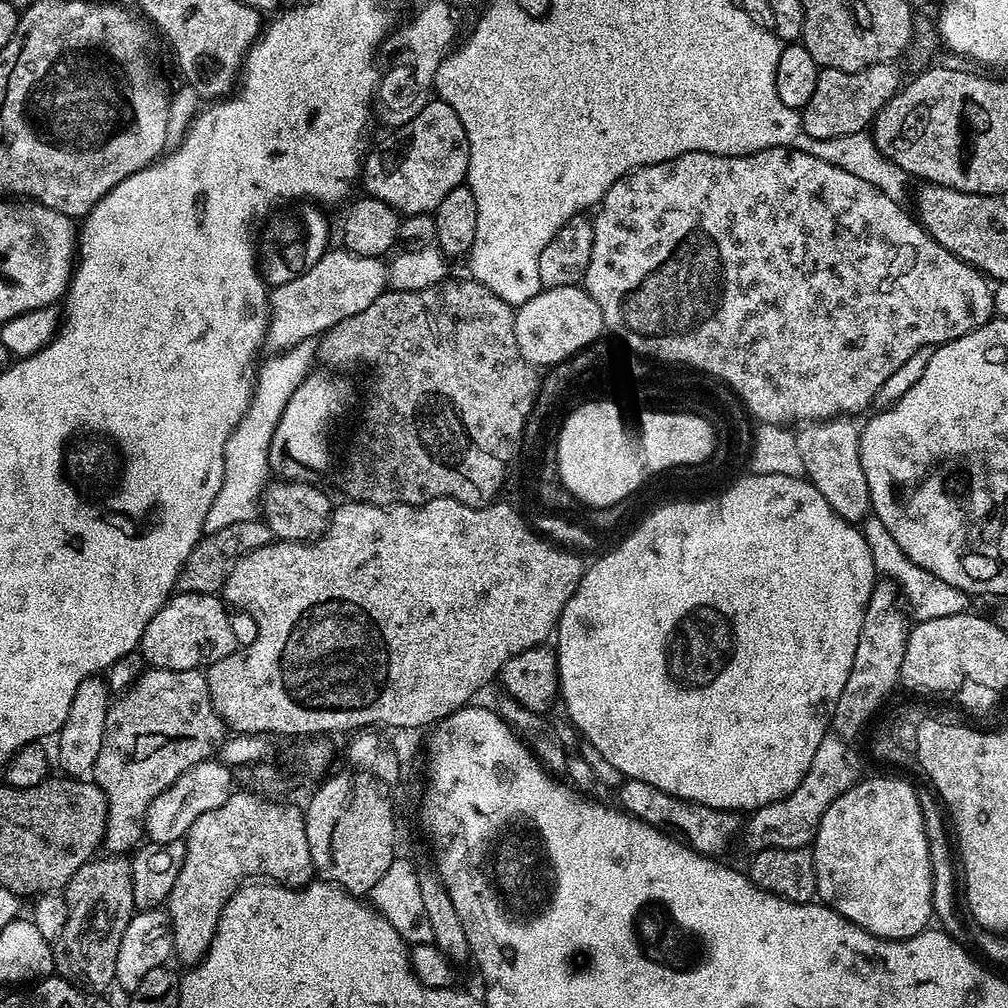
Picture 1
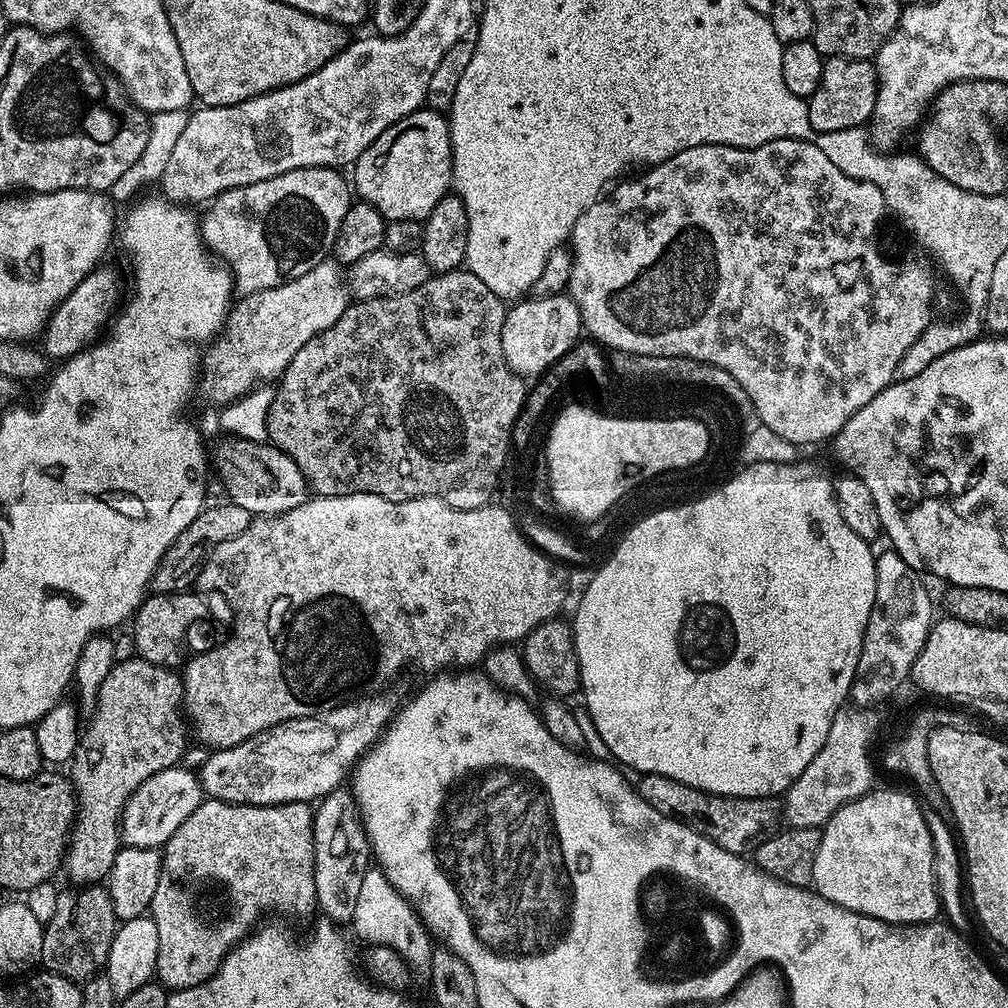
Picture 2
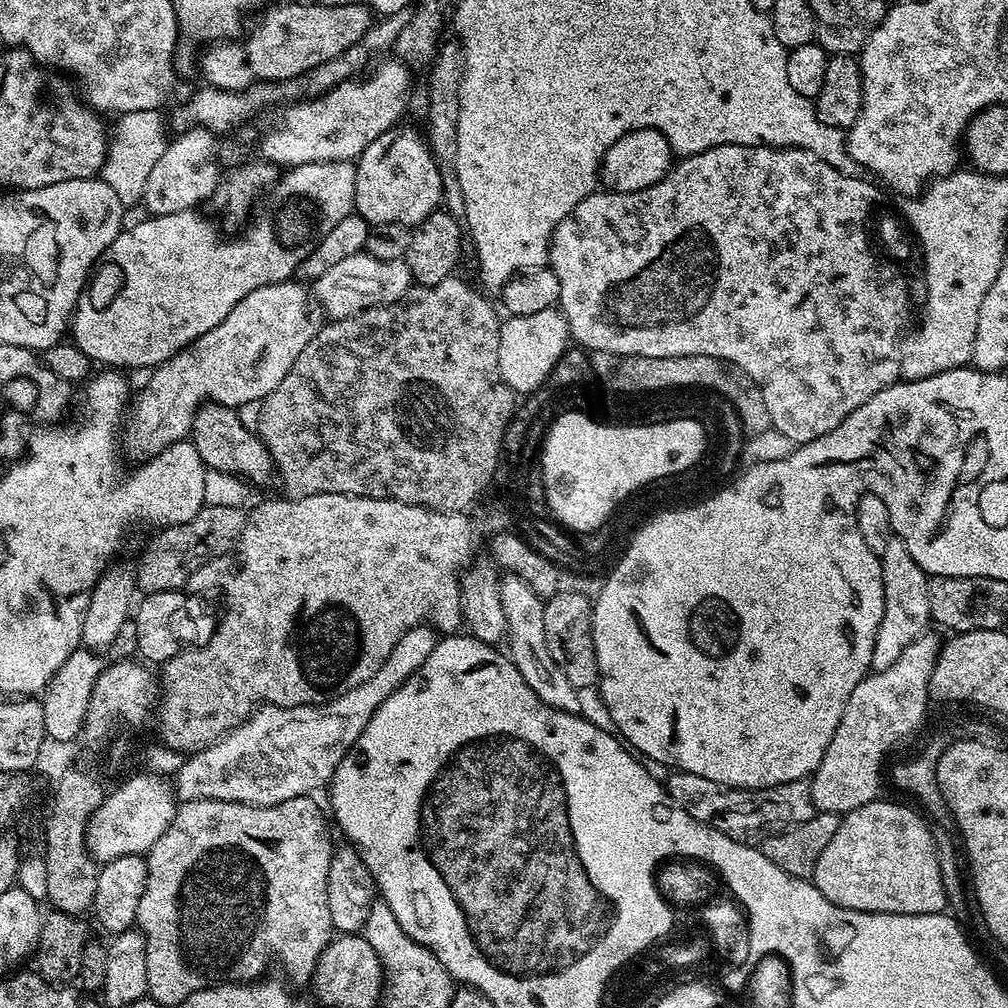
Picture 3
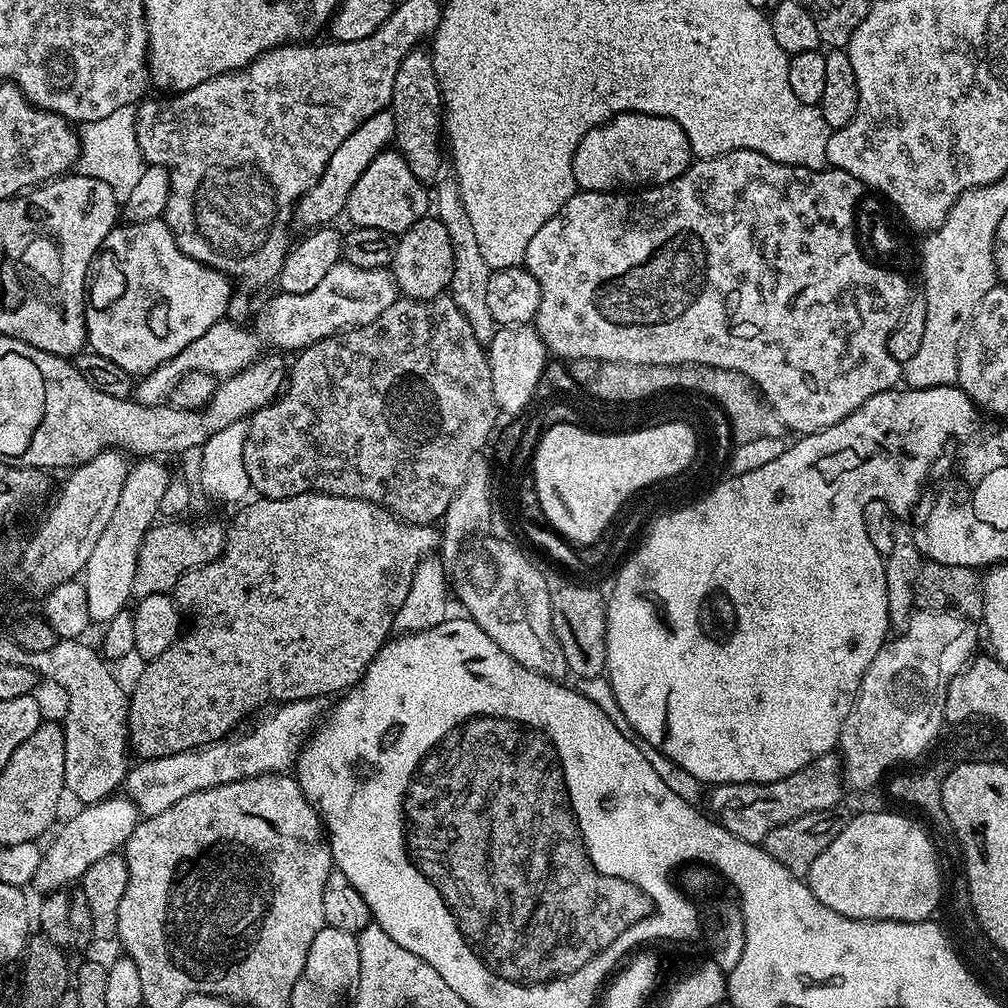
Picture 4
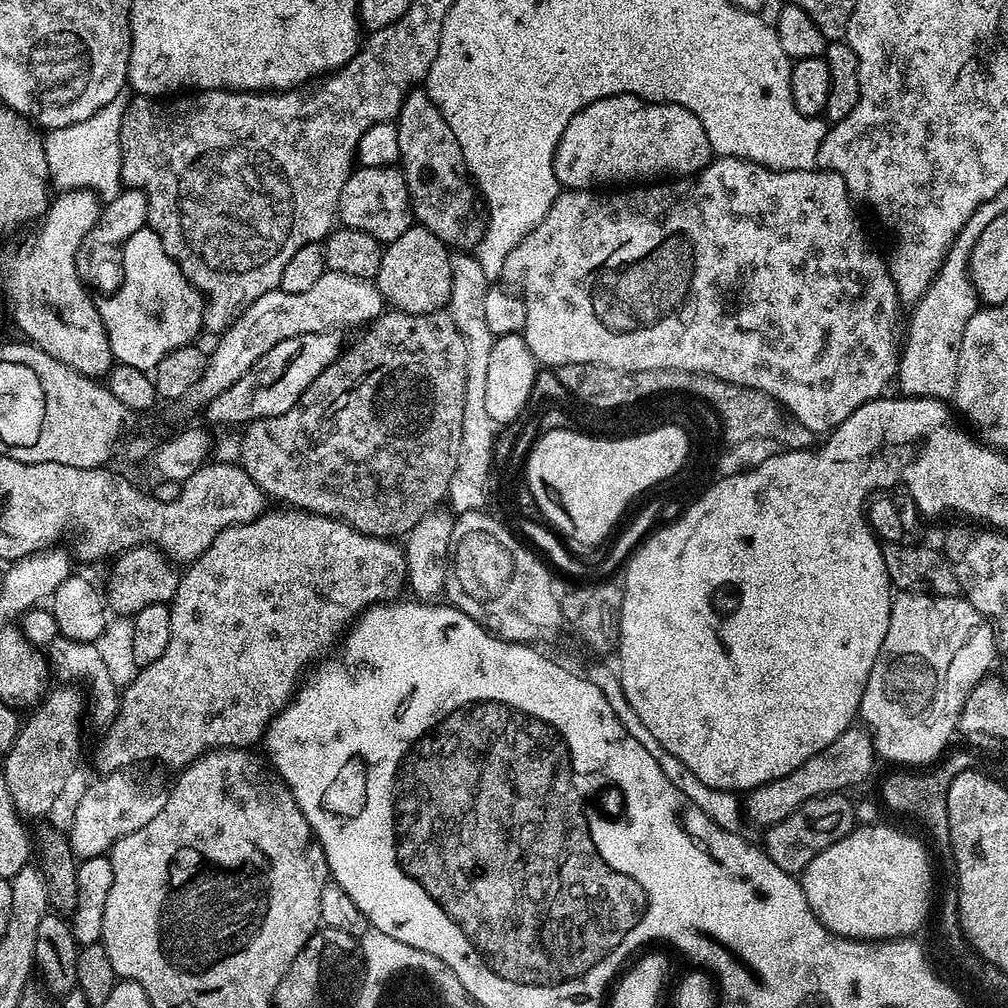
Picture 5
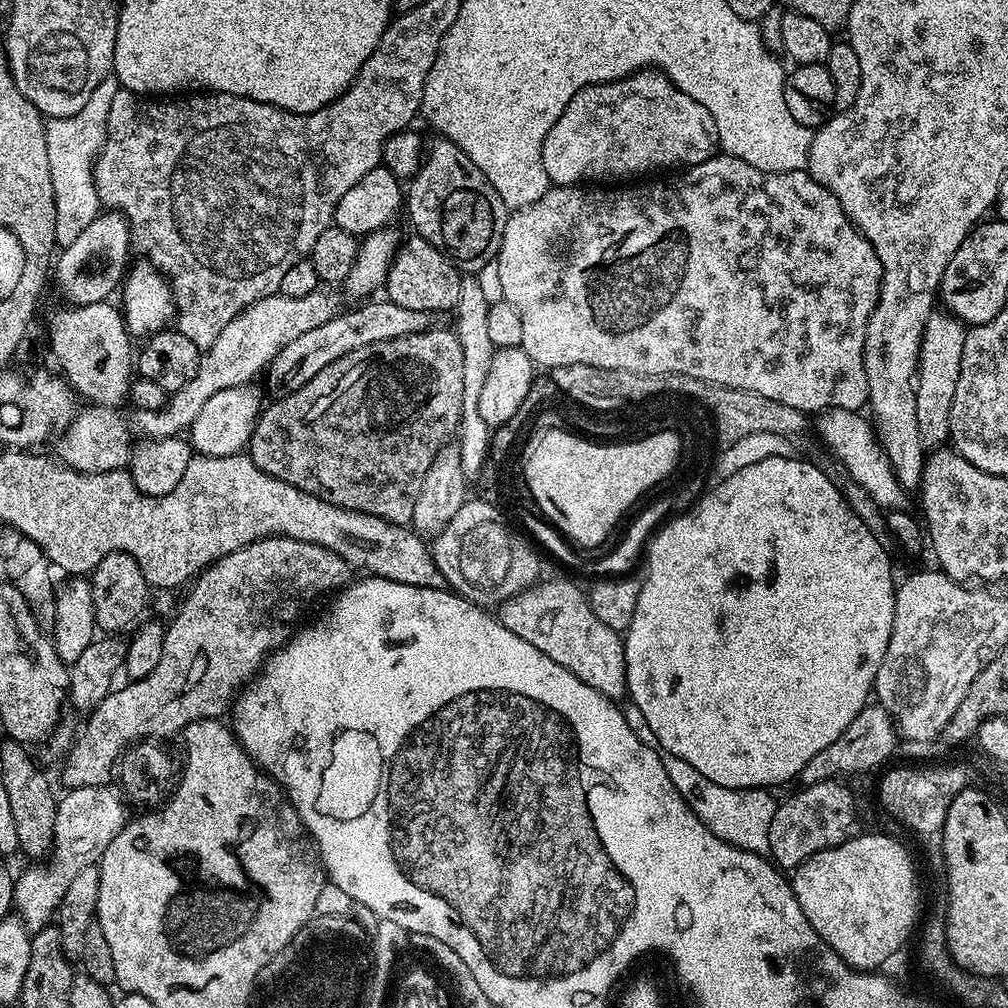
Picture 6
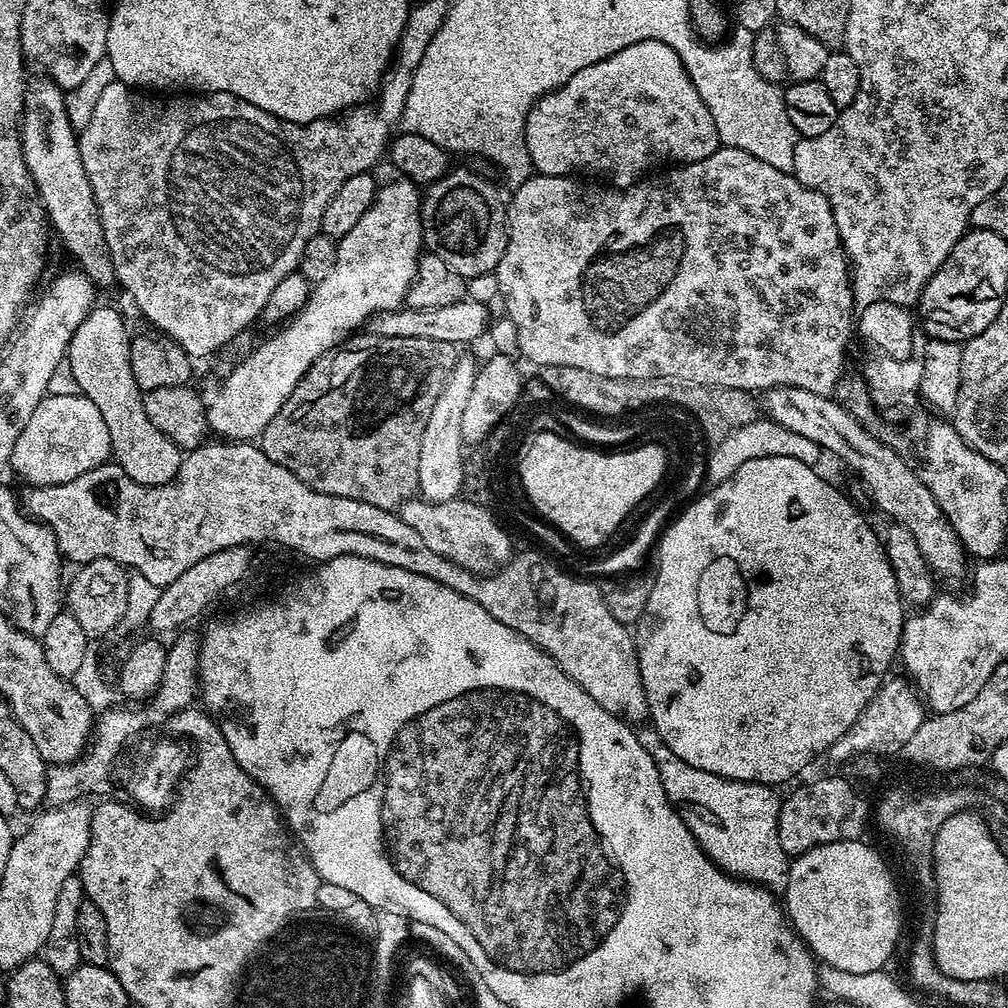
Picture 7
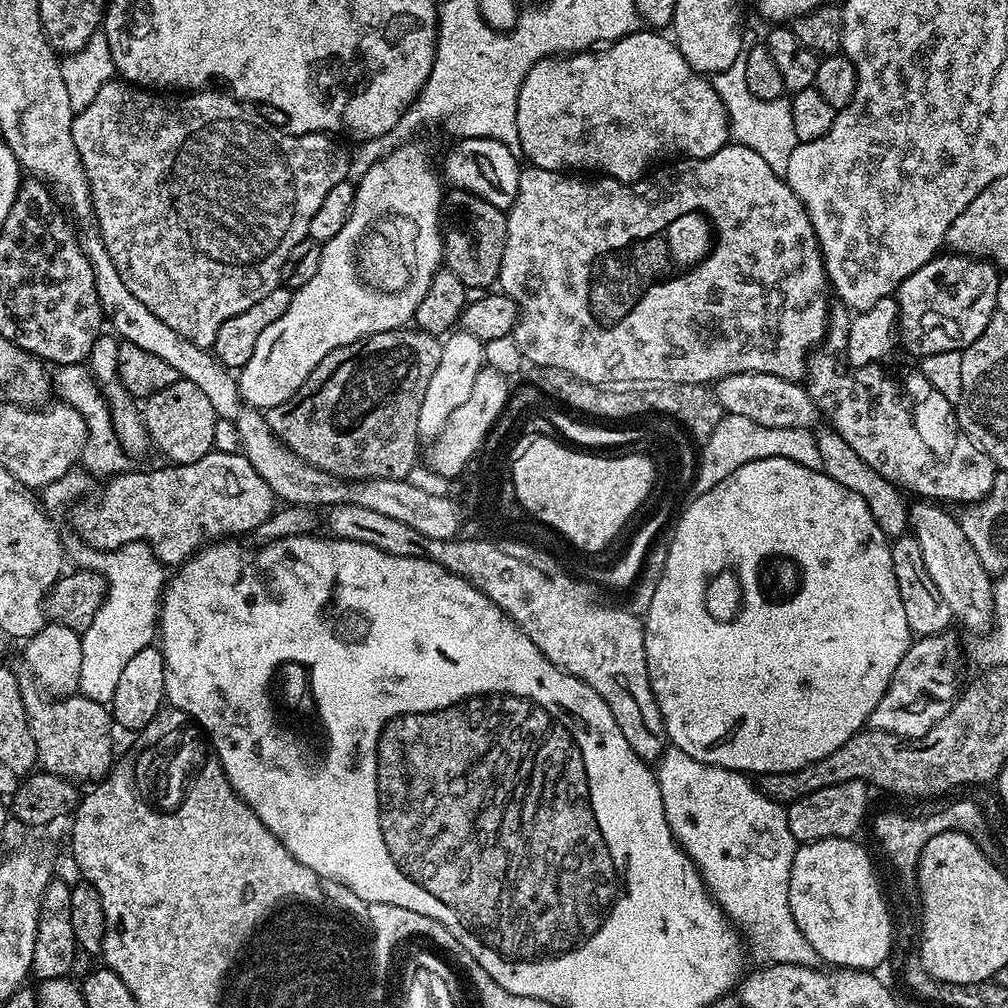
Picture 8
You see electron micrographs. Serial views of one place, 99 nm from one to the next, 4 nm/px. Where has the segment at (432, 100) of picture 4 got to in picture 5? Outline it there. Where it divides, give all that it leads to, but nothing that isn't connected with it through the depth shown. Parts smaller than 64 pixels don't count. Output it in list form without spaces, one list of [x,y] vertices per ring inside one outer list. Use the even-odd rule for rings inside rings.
[[[417,86],[406,94],[394,123],[398,130],[404,181],[410,194],[412,214],[419,227],[433,232],[449,249],[479,248],[486,223],[482,215],[482,197],[468,174],[462,146],[458,146],[450,122],[442,118],[442,110],[434,106],[423,87]]]

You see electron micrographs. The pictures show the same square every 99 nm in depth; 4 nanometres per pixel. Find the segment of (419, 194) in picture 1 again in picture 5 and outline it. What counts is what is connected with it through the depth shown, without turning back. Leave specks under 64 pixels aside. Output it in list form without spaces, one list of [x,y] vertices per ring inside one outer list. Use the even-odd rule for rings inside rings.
[[[389,166],[387,168],[357,167],[352,175],[348,177],[346,186],[342,186],[338,220],[343,227],[353,228],[354,230],[366,230],[366,234],[370,234],[382,242],[387,242],[398,238],[402,234],[406,234],[406,230],[413,227],[414,217],[403,171],[396,166]]]

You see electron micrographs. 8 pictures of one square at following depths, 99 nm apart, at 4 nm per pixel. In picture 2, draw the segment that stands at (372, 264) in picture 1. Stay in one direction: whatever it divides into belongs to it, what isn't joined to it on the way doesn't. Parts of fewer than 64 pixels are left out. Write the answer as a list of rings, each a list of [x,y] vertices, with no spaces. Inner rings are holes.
[[[332,258],[318,262],[318,266],[306,270],[302,278],[237,299],[223,332],[202,357],[199,391],[204,391],[210,403],[223,406],[246,395],[261,382],[275,381],[284,375],[294,354],[302,350],[310,338],[334,326],[349,303],[350,288],[345,273]]]

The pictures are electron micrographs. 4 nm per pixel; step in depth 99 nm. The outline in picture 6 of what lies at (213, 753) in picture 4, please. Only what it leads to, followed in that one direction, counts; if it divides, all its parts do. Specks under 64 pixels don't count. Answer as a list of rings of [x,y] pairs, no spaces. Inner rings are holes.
[[[103,784],[102,786],[82,786],[81,788],[69,788],[59,797],[56,805],[56,817],[54,818],[54,838],[52,839],[52,850],[50,855],[43,862],[33,863],[32,868],[28,868],[24,873],[17,875],[14,880],[12,889],[12,902],[14,905],[15,915],[24,921],[24,925],[30,930],[38,928],[47,928],[53,923],[57,915],[62,894],[66,894],[66,886],[70,886],[70,881],[85,866],[91,864],[99,865],[100,855],[114,842],[114,838],[122,831],[125,824],[128,823],[129,813],[124,813],[126,809],[125,801],[121,793],[115,787]]]

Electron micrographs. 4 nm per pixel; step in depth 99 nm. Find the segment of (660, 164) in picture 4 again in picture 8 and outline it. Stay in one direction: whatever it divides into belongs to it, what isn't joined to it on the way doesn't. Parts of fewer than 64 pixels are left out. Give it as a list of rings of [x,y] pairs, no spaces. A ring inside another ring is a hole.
[[[637,30],[630,33],[629,36],[623,36],[621,40],[615,41],[603,50],[589,50],[579,54],[565,54],[559,58],[539,60],[528,71],[520,87],[520,93],[516,96],[516,121],[518,122],[520,152],[525,161],[528,159],[527,163],[531,167],[565,174],[599,174],[600,176],[608,176],[612,180],[620,180],[624,184],[630,184],[634,180],[641,179],[653,167],[651,164],[655,160],[665,159],[664,161],[667,161],[669,158],[701,160],[729,143],[728,115],[718,98],[718,94],[712,88],[711,79],[705,78],[701,73],[692,71],[691,66],[686,62],[686,58],[682,58],[682,54],[676,49],[675,43],[669,37],[667,40],[666,37],[662,36],[664,34],[656,30],[644,31],[646,32]]]

